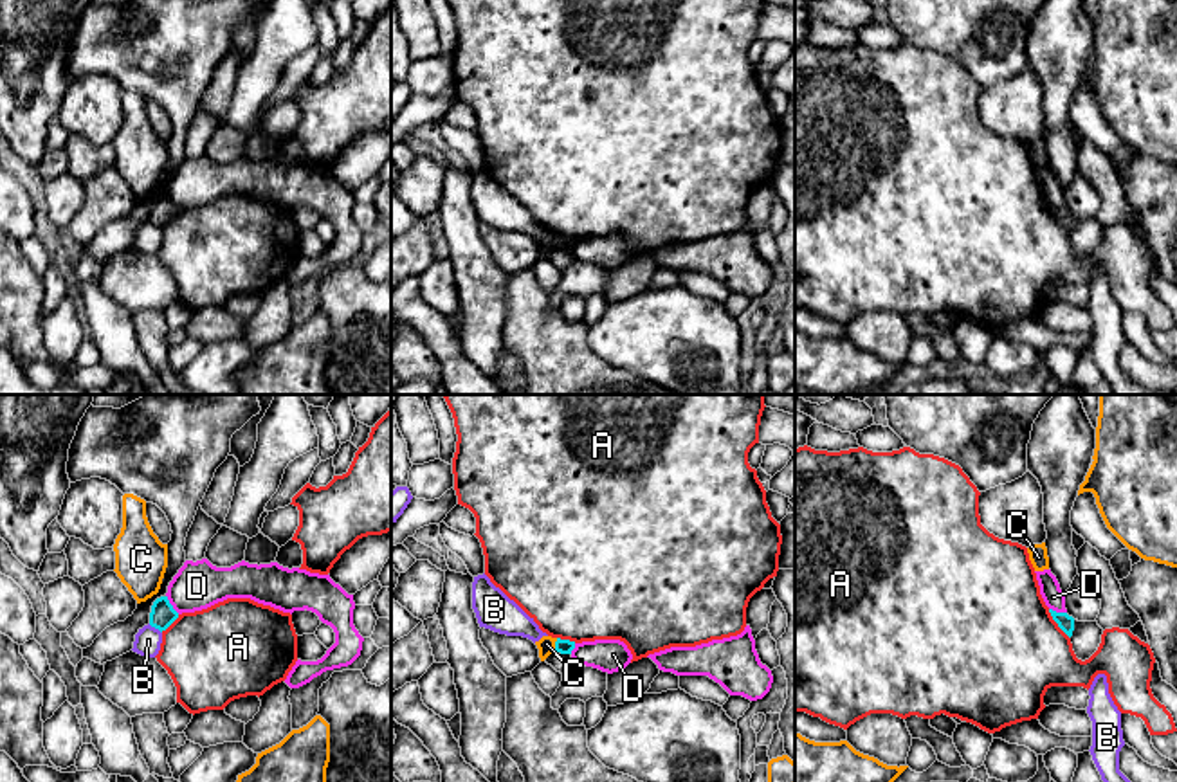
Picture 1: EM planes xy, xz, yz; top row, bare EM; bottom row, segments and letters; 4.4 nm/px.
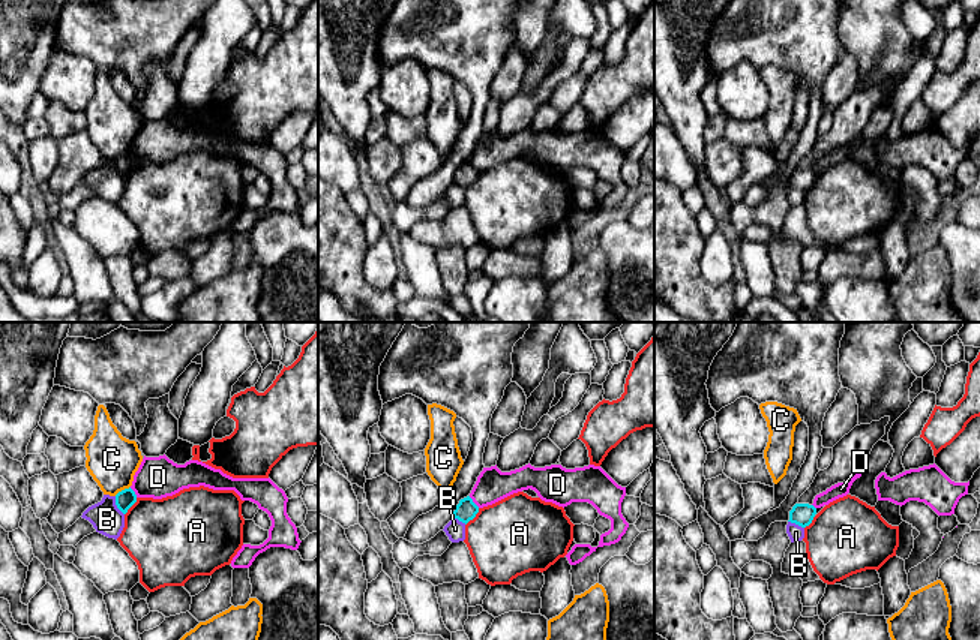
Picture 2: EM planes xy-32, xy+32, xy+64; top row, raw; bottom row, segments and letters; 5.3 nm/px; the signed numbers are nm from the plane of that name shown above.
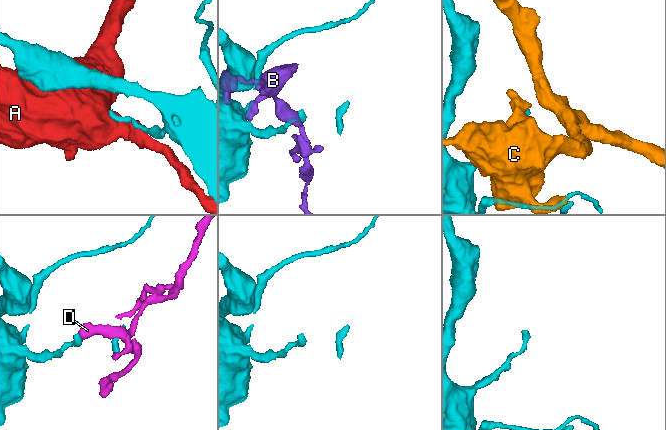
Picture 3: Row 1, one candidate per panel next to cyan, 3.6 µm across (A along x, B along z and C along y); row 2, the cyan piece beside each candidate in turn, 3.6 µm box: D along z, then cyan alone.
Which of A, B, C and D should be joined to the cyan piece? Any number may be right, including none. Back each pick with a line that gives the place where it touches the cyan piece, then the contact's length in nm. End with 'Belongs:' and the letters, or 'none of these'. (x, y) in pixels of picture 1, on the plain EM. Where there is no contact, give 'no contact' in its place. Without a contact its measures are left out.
Belongs: none of these

